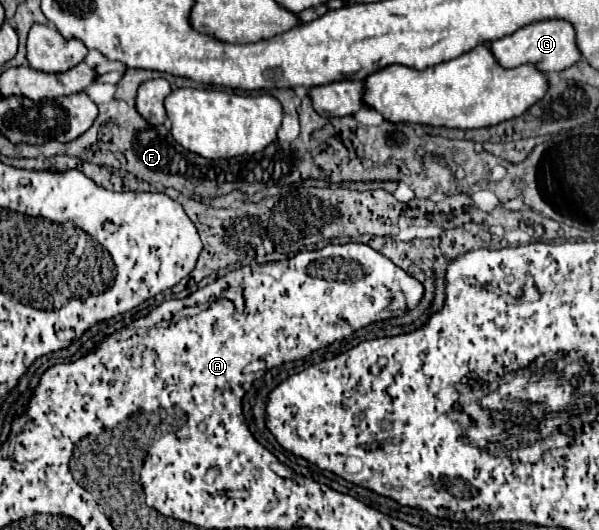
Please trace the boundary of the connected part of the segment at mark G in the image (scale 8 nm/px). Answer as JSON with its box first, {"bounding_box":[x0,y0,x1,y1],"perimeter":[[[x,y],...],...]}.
{"bounding_box":[490,20,580,72],"perimeter":[[[542,20],[542,22],[528,24],[510,36],[494,40],[490,44],[490,50],[492,50],[494,58],[498,60],[498,64],[504,68],[516,68],[520,64],[530,62],[540,72],[560,72],[560,70],[566,70],[580,60],[580,52],[576,48],[574,28],[562,20]]]}

